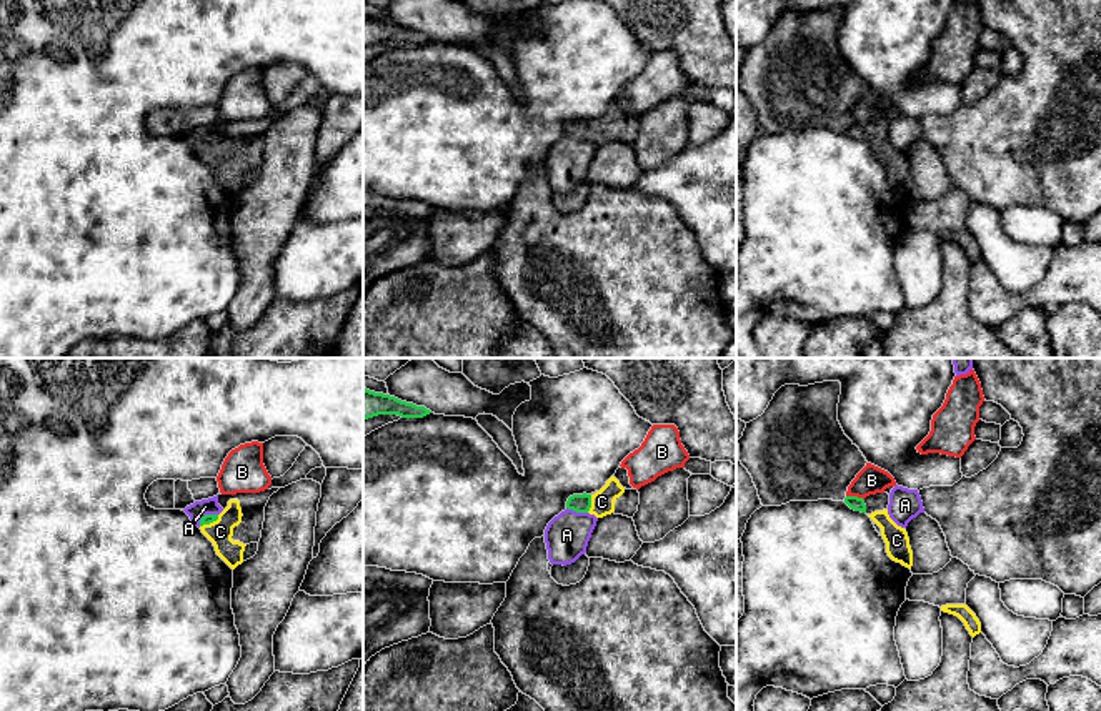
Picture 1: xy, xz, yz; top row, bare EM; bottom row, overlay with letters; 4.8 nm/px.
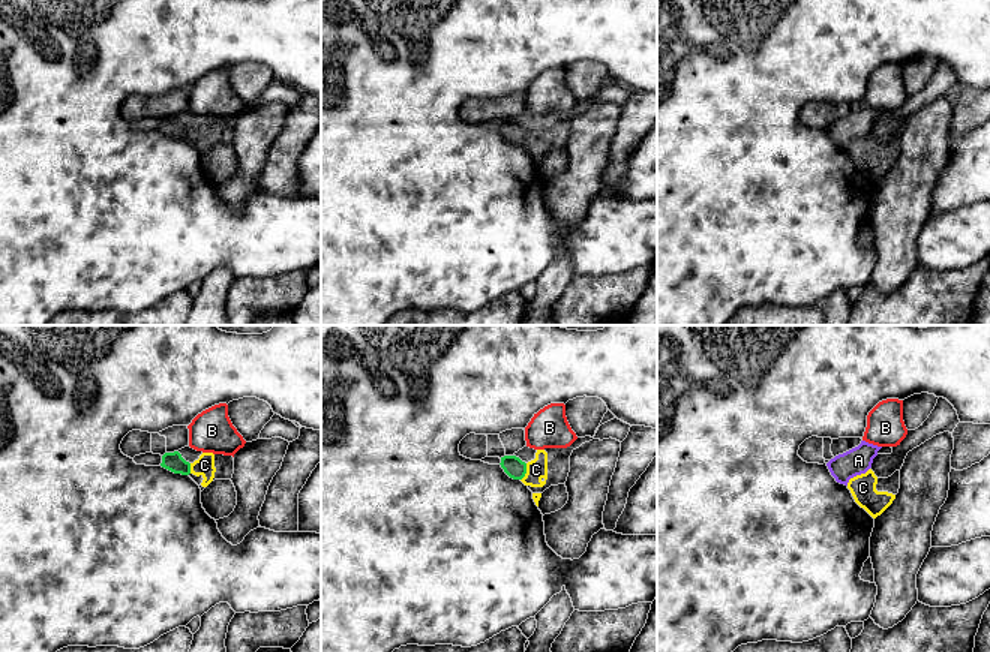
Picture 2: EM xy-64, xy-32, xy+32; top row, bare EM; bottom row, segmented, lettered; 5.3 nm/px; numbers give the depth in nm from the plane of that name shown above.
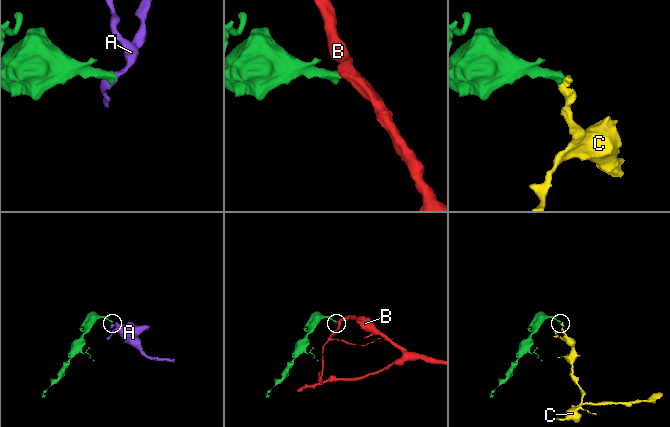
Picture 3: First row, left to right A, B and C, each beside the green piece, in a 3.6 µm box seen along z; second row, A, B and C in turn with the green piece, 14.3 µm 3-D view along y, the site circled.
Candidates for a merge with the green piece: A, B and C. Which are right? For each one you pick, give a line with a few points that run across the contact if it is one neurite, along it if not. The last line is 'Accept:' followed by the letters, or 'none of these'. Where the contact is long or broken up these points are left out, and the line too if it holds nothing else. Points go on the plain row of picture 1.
C: Line: xz (580, 130), (590, 130), (602, 129)
Accept: C

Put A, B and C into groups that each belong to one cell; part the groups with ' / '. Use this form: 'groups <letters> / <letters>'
groups A / B / C

